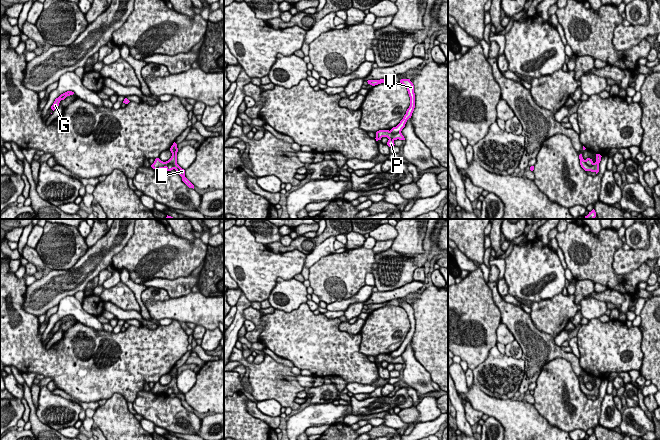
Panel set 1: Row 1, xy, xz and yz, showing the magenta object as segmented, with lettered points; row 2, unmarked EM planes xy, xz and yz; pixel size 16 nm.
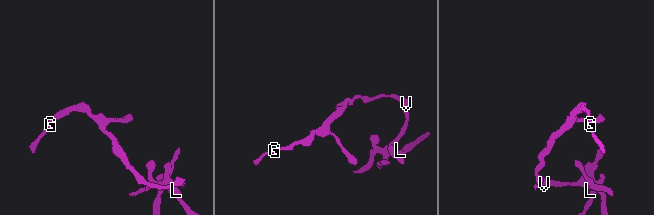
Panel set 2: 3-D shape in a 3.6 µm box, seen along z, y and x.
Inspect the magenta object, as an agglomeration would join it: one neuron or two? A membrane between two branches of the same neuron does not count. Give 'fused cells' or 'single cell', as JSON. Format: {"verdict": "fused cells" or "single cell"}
{"verdict": "single cell"}

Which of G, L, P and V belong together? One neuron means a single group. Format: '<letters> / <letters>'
G L P V

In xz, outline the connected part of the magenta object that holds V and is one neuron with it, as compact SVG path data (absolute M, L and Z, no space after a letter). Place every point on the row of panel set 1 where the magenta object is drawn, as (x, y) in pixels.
M401 79L400 83L402 83L408 91L409 97L410 97L410 106L406 111L406 114L404 115L403 119L400 121L400 123L393 127L390 131L389 130L379 130L376 132L376 141L381 140L382 137L387 137L389 140L387 142L387 145L389 147L393 147L394 141L399 140L405 140L404 136L402 135L401 131L405 127L405 124L409 118L411 118L412 113L415 108L415 93L414 93L414 85L410 81L410 79Z

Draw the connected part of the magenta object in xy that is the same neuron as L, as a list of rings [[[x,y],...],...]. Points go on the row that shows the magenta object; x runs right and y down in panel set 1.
[[[174,142],[173,145],[170,148],[170,151],[172,153],[171,158],[163,162],[159,158],[156,158],[154,163],[151,165],[151,167],[155,170],[160,170],[160,169],[166,169],[167,171],[171,171],[173,169],[176,170],[176,173],[179,174],[182,177],[182,181],[189,187],[194,189],[194,185],[185,177],[185,170],[182,169],[178,164],[177,164],[177,144]]]

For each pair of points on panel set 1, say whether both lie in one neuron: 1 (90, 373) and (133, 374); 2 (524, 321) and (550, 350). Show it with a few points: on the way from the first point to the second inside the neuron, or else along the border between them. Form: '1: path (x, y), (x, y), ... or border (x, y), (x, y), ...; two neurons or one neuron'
1: path (101, 373), (122, 373); one neuron
2: path (527, 328), (543, 344); one neuron

